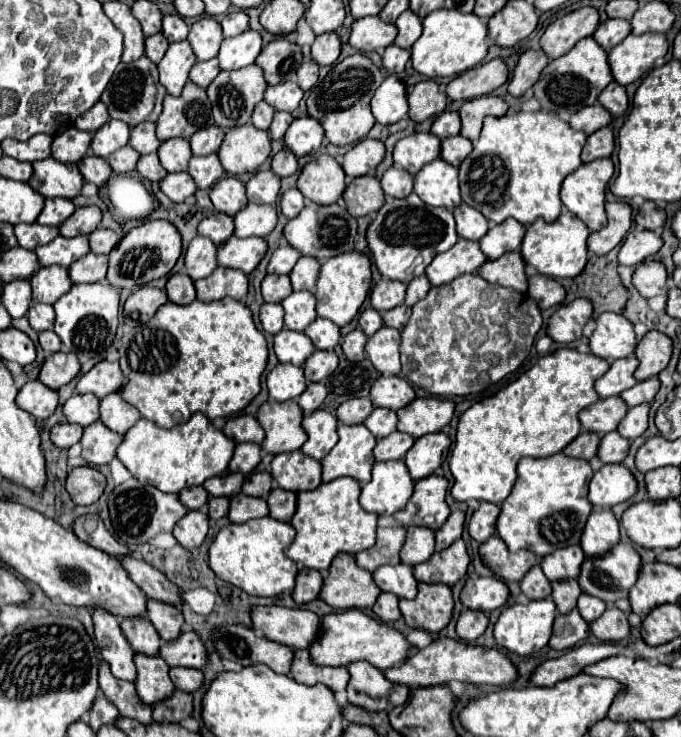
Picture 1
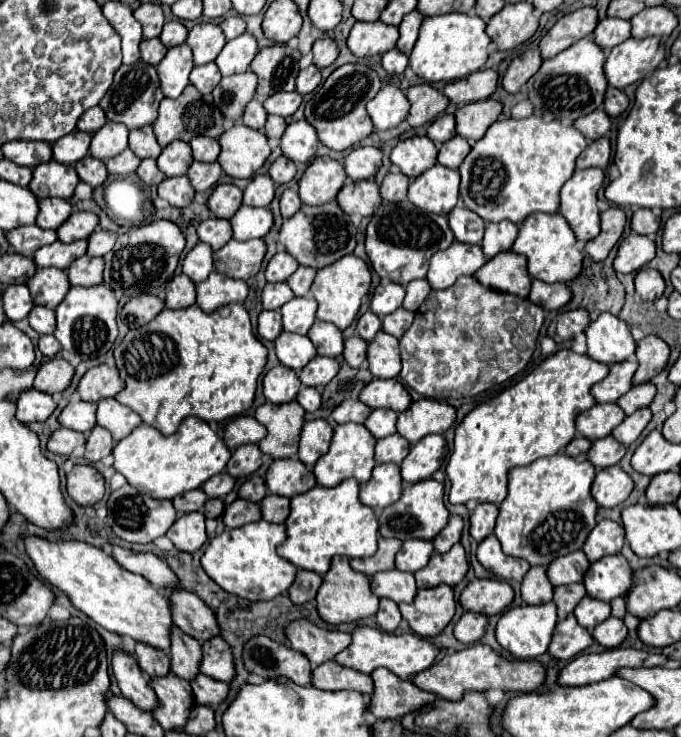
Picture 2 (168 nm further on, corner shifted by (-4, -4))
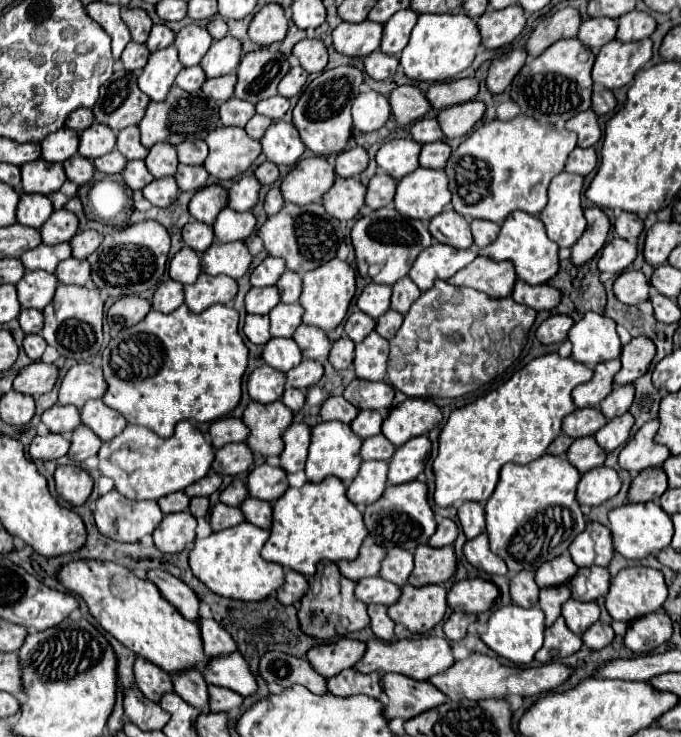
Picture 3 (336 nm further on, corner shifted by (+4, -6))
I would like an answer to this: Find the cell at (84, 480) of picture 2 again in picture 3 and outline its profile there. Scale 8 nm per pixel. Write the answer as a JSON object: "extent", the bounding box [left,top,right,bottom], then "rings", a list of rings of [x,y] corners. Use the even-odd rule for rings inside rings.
{"extent":[55,465,93,505],"rings":[[[75,465],[57,467],[55,485],[57,493],[71,505],[83,505],[93,491],[93,479],[89,477],[89,473]]]}

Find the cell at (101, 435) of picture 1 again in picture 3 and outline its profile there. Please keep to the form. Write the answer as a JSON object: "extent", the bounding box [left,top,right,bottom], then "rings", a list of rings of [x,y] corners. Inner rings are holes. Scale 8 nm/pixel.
{"extent":[69,425,101,463],"rings":[[[81,425],[79,429],[75,429],[73,437],[71,437],[71,449],[69,449],[69,457],[77,463],[85,461],[87,457],[93,457],[97,455],[101,447],[101,439],[91,431],[87,429],[85,425]]]}

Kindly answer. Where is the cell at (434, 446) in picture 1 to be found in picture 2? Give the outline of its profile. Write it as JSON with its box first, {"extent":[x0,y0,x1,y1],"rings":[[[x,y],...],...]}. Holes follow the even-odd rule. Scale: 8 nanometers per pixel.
{"extent":[401,435,445,485],"rings":[[[427,435],[411,445],[409,455],[401,463],[401,479],[405,485],[431,477],[439,467],[445,453],[443,435]]]}

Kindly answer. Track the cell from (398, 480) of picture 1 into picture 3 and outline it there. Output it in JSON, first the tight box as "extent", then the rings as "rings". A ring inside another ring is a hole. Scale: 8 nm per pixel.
{"extent":[347,461,389,507],"rings":[[[363,461],[353,485],[347,489],[347,497],[357,507],[371,505],[379,501],[383,491],[387,489],[387,473],[389,465],[385,461]]]}

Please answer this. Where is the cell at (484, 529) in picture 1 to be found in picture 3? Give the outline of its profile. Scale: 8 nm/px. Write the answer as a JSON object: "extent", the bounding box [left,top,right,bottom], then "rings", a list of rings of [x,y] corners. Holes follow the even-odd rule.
{"extent":[459,503,485,539],"rings":[[[463,503],[459,507],[459,521],[463,527],[463,533],[467,539],[477,537],[479,533],[485,531],[485,511],[481,503]]]}

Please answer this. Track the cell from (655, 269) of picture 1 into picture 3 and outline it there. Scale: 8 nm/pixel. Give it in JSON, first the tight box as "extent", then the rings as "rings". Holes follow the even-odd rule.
{"extent":[613,271,651,305],"rings":[[[625,271],[613,283],[613,291],[617,299],[625,305],[637,305],[637,303],[647,301],[649,289],[651,289],[649,281],[645,279],[641,271]]]}

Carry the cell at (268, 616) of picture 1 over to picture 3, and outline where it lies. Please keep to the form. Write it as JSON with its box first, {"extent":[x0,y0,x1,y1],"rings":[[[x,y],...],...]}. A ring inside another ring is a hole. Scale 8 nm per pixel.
{"extent":[305,637,365,677],"rings":[[[345,637],[335,643],[313,645],[307,651],[305,659],[323,677],[333,677],[335,673],[353,667],[355,661],[359,661],[359,657],[363,655],[363,649],[365,649],[365,643]]]}

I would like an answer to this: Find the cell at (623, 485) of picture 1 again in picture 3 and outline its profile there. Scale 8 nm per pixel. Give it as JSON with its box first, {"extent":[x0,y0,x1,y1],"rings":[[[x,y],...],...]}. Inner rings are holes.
{"extent":[577,465,621,507],"rings":[[[601,465],[581,475],[581,481],[577,485],[577,501],[581,505],[595,507],[615,497],[619,489],[621,489],[621,479],[617,471]]]}

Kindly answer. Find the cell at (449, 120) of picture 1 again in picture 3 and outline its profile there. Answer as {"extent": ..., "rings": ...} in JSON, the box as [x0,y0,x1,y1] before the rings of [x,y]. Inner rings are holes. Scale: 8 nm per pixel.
{"extent":[411,119,443,145],"rings":[[[421,119],[411,127],[411,135],[417,143],[425,145],[425,143],[433,143],[433,141],[441,141],[443,139],[443,131],[439,129],[437,119]]]}

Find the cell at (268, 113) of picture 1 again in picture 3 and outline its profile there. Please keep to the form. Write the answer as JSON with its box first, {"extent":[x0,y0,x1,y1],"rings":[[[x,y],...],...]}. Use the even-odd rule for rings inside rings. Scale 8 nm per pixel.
{"extent":[221,97,255,127],"rings":[[[233,97],[231,101],[225,101],[221,105],[221,121],[223,125],[235,125],[235,127],[245,127],[247,121],[255,115],[255,107],[247,101],[241,101]]]}

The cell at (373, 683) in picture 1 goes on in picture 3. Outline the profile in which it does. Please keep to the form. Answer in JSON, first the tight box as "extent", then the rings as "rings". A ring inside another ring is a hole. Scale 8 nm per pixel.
{"extent":[383,673,447,719],"rings":[[[397,673],[383,675],[383,693],[389,703],[383,709],[383,717],[411,719],[427,709],[433,709],[447,701],[447,697],[427,681],[411,681]]]}

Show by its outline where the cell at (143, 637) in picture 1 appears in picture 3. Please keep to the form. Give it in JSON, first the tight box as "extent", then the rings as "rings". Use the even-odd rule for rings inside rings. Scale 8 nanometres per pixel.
{"extent":[133,657,173,703],"rings":[[[137,657],[133,671],[135,671],[135,683],[147,695],[147,699],[159,703],[159,697],[163,693],[173,691],[171,675],[167,671],[159,669],[155,663],[151,663],[143,657]]]}

